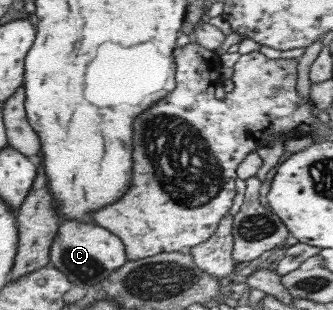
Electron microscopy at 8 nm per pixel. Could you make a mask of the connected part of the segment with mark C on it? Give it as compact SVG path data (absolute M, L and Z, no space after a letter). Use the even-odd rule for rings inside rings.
M62 219L58 223L48 254L50 266L66 276L71 284L86 284L92 287L125 264L127 259L124 252L122 241L106 232L105 228L74 222L74 219Z

